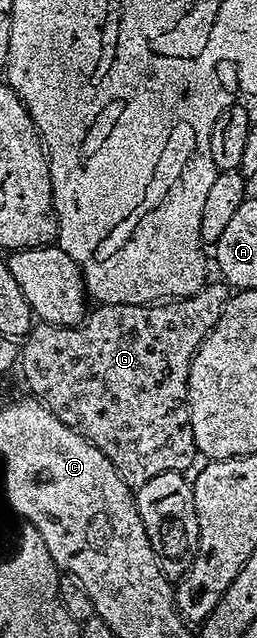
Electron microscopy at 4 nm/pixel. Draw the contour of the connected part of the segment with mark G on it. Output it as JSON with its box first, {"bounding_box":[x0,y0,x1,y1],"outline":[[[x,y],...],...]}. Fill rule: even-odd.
{"bounding_box":[19,281,231,476],"outline":[[[210,281],[186,298],[162,300],[148,306],[136,306],[135,304],[111,304],[106,306],[101,304],[93,308],[97,310],[90,309],[77,326],[52,326],[50,323],[38,321],[25,335],[19,346],[19,370],[21,366],[21,374],[25,377],[25,386],[29,389],[26,391],[38,402],[42,402],[64,426],[71,428],[76,434],[83,435],[92,446],[99,448],[99,452],[107,455],[113,467],[120,470],[122,475],[141,474],[140,476],[152,476],[163,472],[188,471],[188,466],[196,458],[199,458],[199,451],[195,444],[195,436],[189,419],[189,369],[194,356],[197,355],[197,349],[201,347],[205,337],[215,328],[223,308],[228,304],[231,297],[230,287],[224,281],[216,281]]]}

